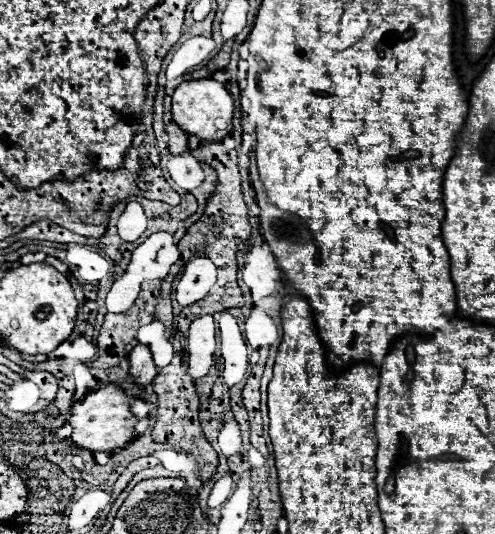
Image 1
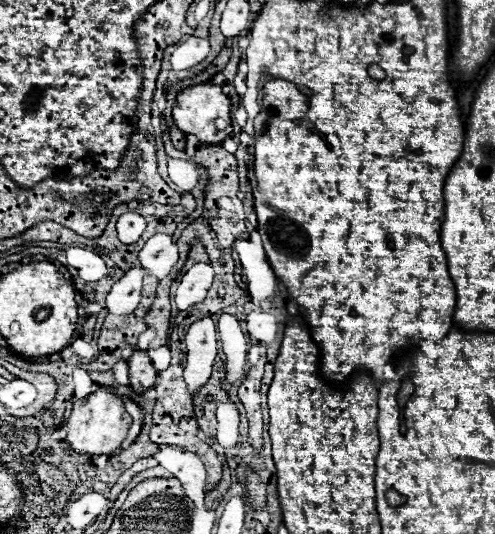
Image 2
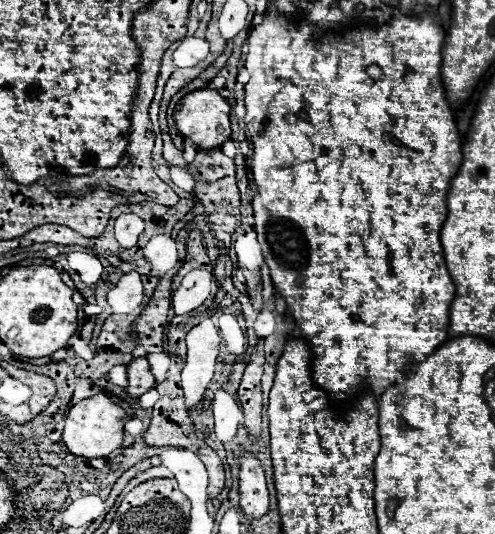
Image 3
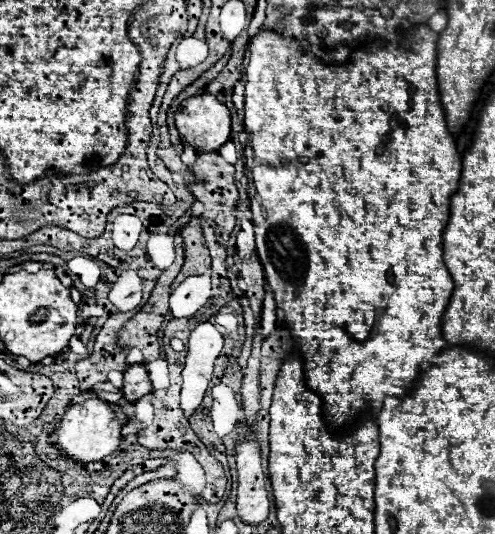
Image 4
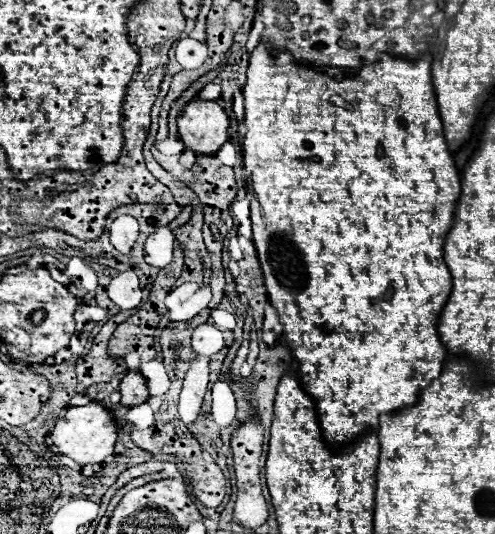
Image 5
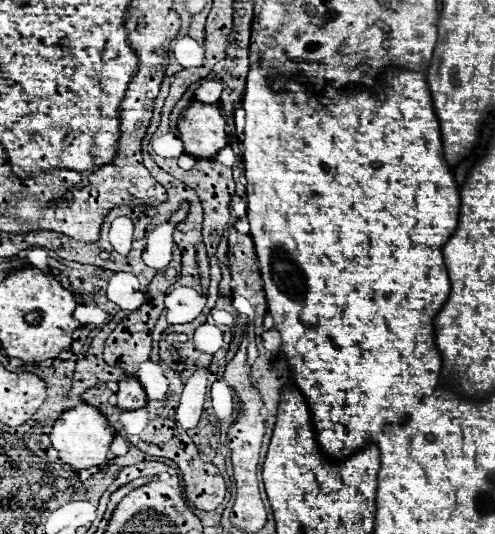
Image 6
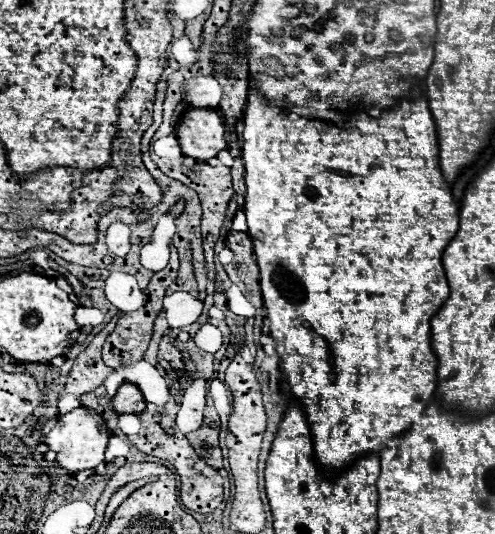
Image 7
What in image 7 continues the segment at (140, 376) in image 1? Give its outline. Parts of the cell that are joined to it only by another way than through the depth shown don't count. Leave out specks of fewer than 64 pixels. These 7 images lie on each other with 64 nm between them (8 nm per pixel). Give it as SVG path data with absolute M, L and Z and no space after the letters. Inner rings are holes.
M122 384L116 396L112 398L112 406L118 414L142 414L146 408L146 402L136 386Z

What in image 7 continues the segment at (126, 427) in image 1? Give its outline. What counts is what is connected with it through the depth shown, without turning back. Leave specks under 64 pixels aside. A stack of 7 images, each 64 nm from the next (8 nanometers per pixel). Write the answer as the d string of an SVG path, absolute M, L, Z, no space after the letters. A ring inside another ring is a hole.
M76 408L58 418L58 424L46 434L46 444L52 452L56 452L56 466L66 468L68 472L96 468L104 462L104 450L108 446L110 432L104 428L102 416L94 414L88 408Z

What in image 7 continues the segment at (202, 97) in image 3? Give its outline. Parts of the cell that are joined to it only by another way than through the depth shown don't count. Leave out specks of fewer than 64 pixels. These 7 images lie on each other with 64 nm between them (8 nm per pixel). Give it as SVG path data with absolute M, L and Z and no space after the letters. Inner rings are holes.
M206 108L184 112L176 128L182 154L198 162L216 158L220 150L228 148L224 134L226 132L220 124L220 116L214 110Z

